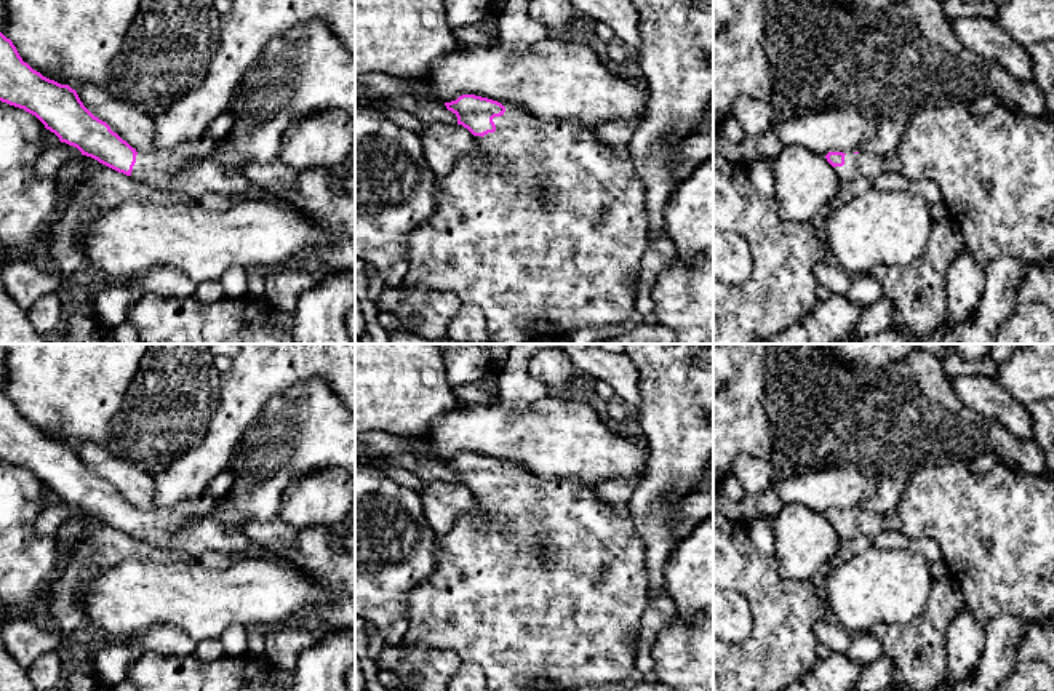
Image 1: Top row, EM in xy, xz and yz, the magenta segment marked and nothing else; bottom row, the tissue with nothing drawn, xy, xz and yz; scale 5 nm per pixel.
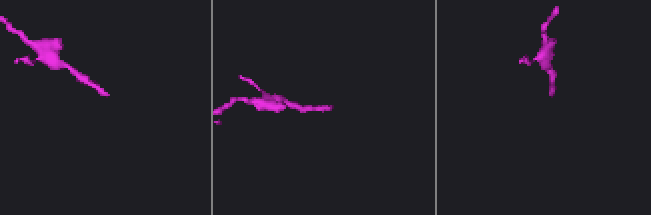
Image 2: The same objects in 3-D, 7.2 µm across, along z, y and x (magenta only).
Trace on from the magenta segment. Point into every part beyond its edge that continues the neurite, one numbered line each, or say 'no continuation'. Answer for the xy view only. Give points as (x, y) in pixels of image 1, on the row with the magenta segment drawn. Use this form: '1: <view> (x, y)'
1: xy (189, 170)

